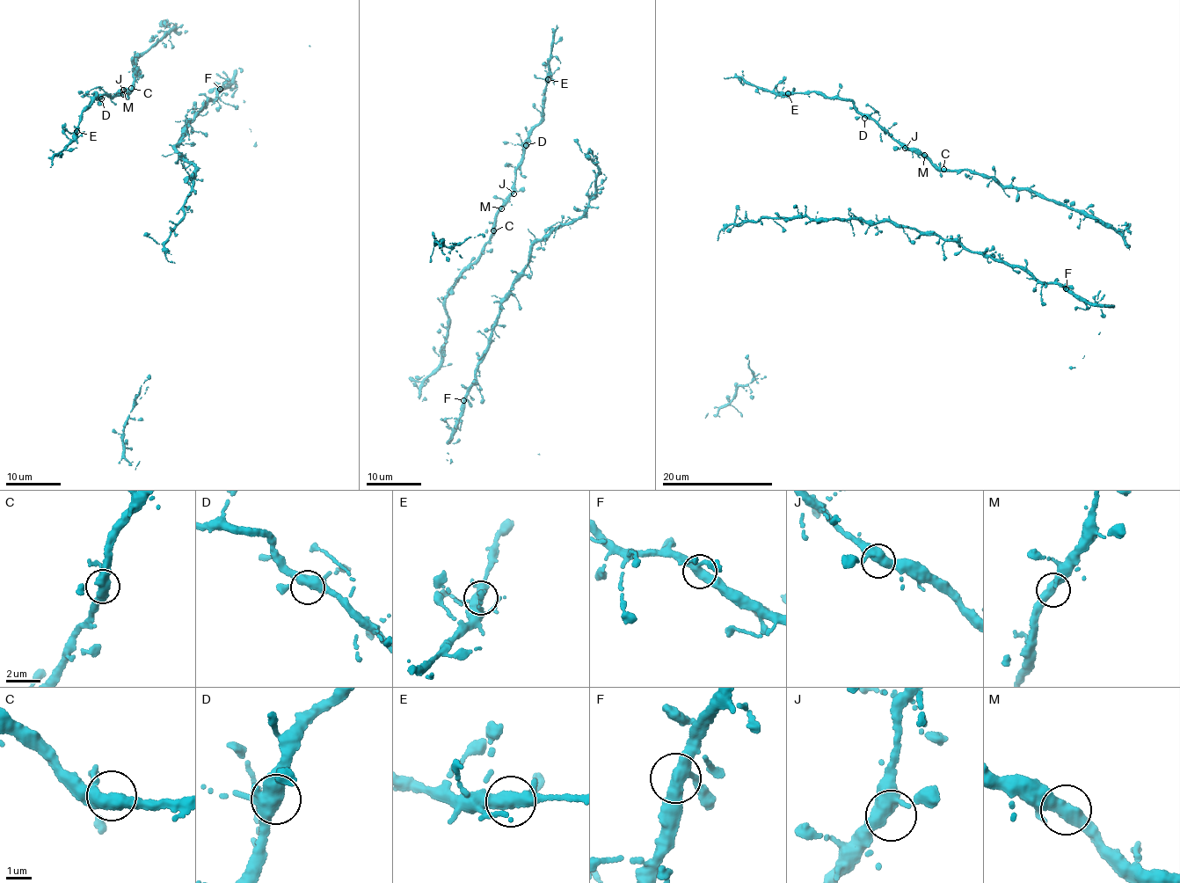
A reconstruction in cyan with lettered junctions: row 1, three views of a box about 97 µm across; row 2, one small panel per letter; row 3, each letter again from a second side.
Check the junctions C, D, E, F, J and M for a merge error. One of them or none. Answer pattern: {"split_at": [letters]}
{"split_at": []}

